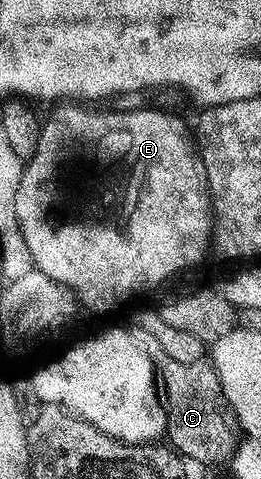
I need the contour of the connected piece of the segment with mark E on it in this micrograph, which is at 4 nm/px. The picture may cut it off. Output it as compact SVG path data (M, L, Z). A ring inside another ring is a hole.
M56 106L48 119L42 120L37 141L37 153L26 160L21 185L17 185L17 221L29 245L29 253L35 262L34 270L40 271L53 281L67 287L80 304L92 307L95 311L107 311L118 305L130 295L139 295L142 291L151 291L162 283L178 277L182 271L191 271L206 255L213 243L213 212L211 193L205 189L203 161L197 157L197 143L187 136L187 127L170 111L64 111L64 106Z

